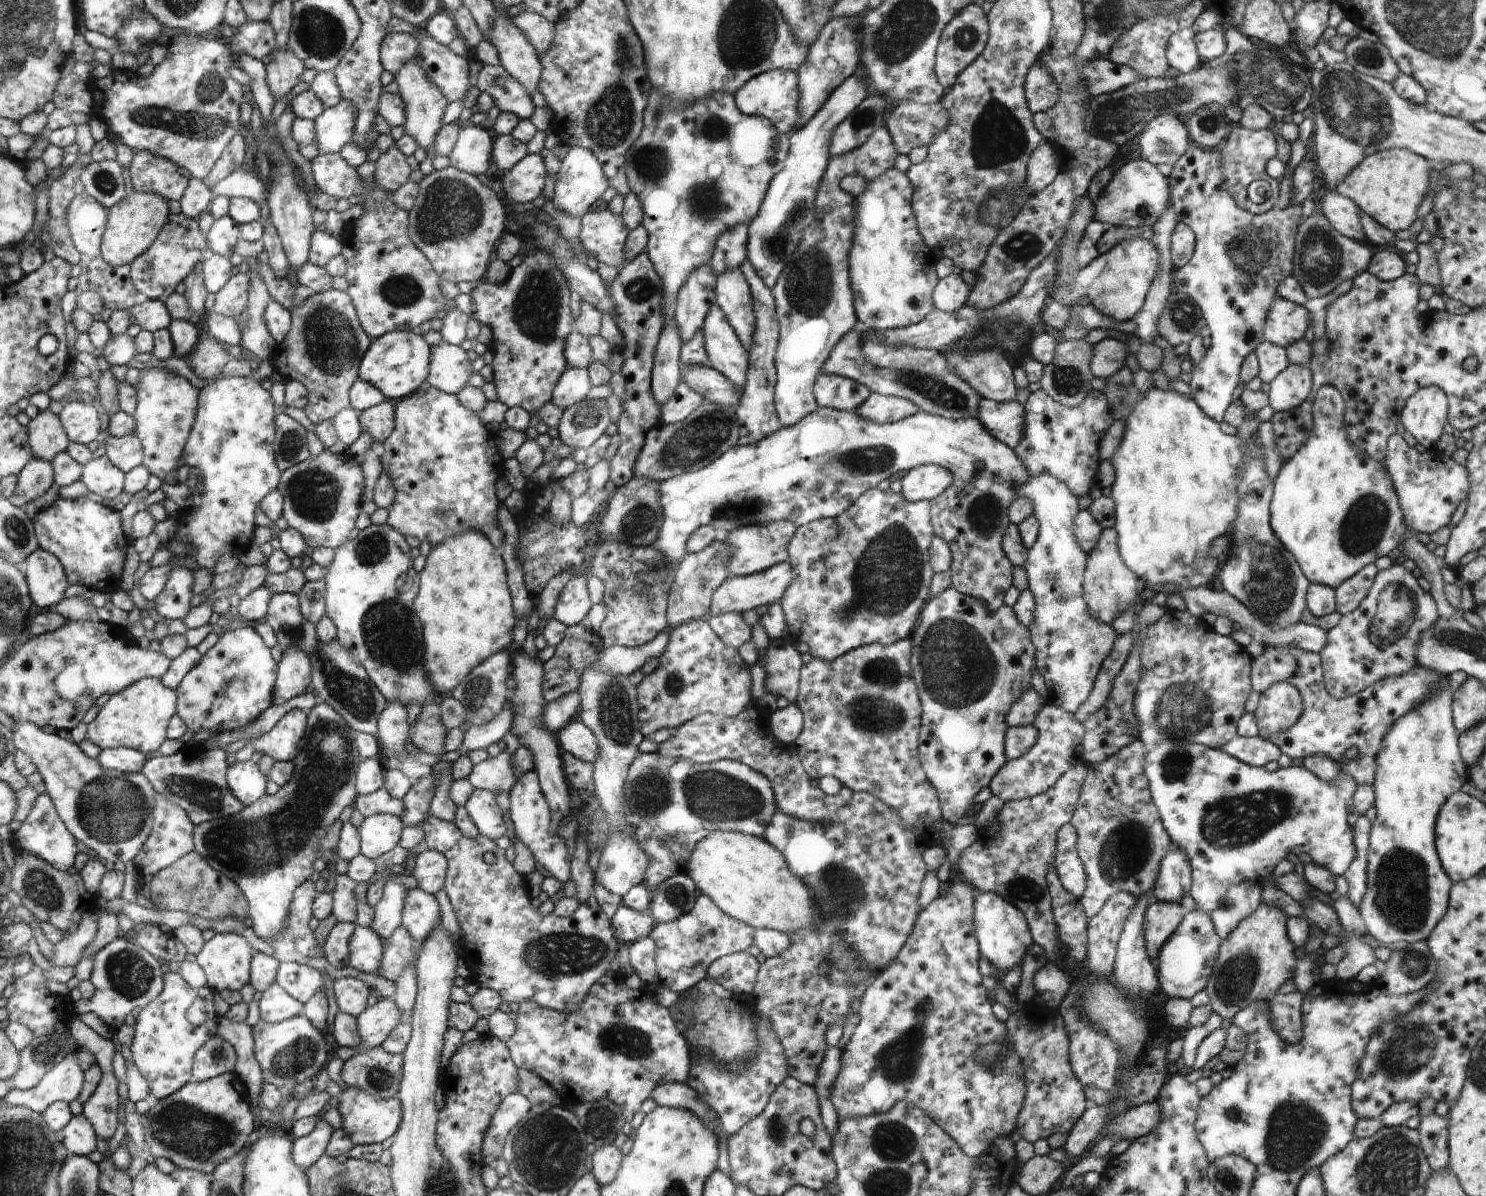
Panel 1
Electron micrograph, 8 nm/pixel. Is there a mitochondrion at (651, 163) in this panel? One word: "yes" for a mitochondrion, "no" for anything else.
yes

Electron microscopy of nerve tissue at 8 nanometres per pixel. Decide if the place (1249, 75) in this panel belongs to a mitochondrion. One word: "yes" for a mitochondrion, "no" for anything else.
yes

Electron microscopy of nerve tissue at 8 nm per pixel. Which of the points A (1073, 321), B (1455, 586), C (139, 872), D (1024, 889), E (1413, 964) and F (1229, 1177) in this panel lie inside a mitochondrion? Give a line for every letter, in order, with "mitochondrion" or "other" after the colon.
A: other
B: other
C: other
D: mitochondrion
E: mitochondrion
F: mitochondrion

